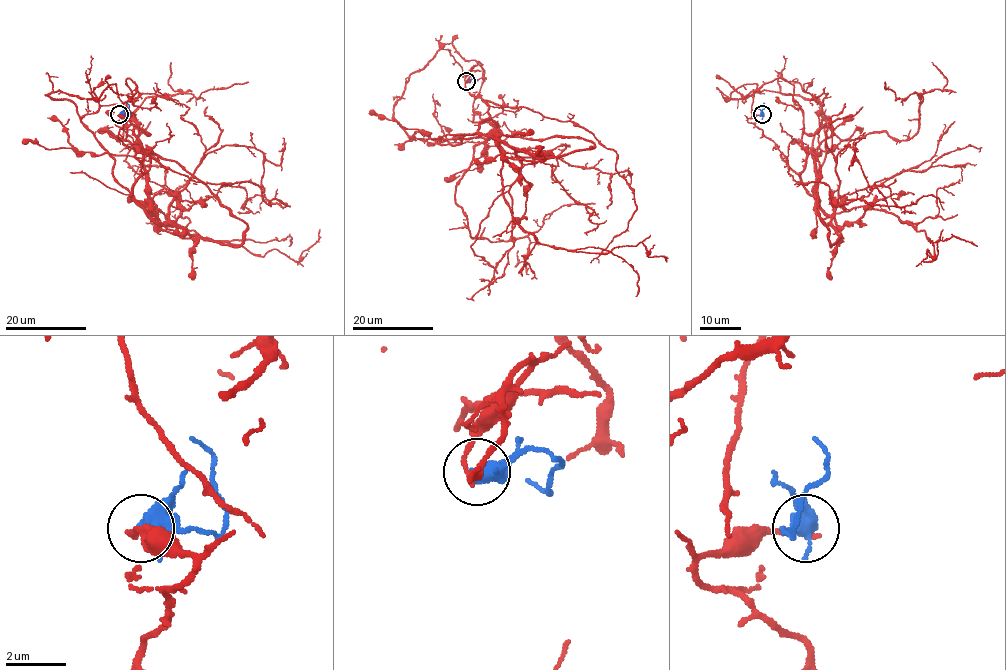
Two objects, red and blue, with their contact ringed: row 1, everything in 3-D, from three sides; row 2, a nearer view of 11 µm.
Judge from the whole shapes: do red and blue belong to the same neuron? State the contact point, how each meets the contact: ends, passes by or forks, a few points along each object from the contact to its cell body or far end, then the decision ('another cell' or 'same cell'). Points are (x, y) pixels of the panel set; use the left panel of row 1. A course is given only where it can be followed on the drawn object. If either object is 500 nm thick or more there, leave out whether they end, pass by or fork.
at (119, 114); red ends there; blue passes by; red runs (119, 114), (118, 137), (141, 164), (132, 196), (152, 215), (155, 206), (187, 231), (294, 261), (320, 229); blue runs (119, 114), (130, 114), (126, 102); another cell

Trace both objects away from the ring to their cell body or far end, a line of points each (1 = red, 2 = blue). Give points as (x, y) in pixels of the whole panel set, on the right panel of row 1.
1: (762, 114), (747, 120), (817, 212), (896, 215), (933, 243), (924, 261), (943, 229)
2: (762, 114), (759, 115), (763, 102)

